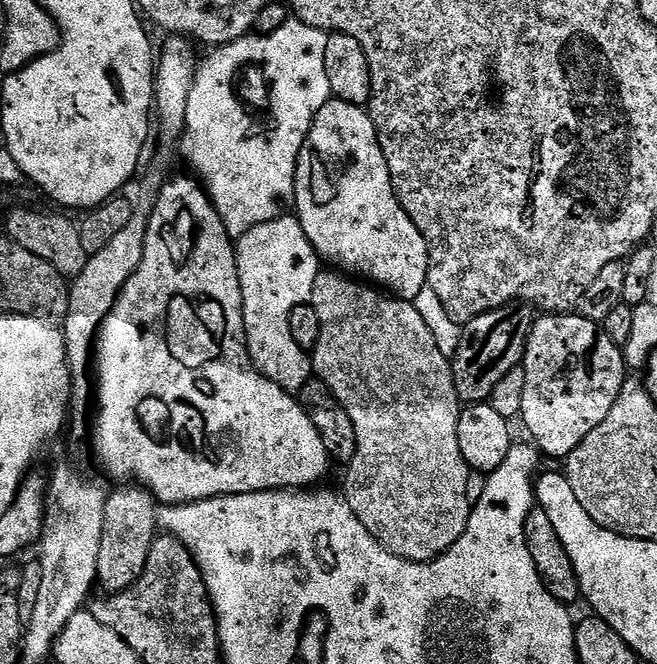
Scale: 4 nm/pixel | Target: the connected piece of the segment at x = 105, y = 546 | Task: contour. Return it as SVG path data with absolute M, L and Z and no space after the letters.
M120 486L120 488L115 492L115 490L109 491L108 501L106 502L106 510L104 511L104 521L102 522L102 546L98 546L98 570L96 571L96 579L98 581L99 587L105 593L111 594L113 592L125 592L130 586L134 586L134 582L138 582L138 578L142 578L142 570L146 570L146 558L150 558L150 546L153 540L156 539L158 535L158 525L156 523L156 513L158 511L158 501L152 497L145 488L139 486Z

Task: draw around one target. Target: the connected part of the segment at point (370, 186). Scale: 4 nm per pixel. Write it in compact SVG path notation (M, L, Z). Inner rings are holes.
M333 98L328 101L326 106L322 106L322 110L318 110L318 114L310 126L310 134L306 138L298 158L294 215L300 221L302 230L306 230L306 238L310 238L317 256L320 257L321 261L328 263L329 260L332 263L329 265L333 269L339 270L344 274L351 274L356 278L363 278L365 281L379 286L385 293L395 296L397 300L411 300L414 302L418 298L418 294L422 294L422 290L428 287L428 247L418 230L418 226L414 226L414 222L406 214L406 210L396 196L396 191L390 178L390 170L386 166L386 158L382 154L382 146L378 142L378 134L374 130L374 122L368 117L367 111L361 105L342 102Z

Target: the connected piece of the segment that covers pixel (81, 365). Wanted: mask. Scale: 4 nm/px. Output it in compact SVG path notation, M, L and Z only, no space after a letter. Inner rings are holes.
M136 200L130 222L122 229L122 234L117 234L110 241L106 250L98 250L88 258L82 274L78 274L71 281L68 290L68 313L62 325L64 333L64 345L68 355L68 367L72 369L72 379L77 393L89 391L90 380L84 375L89 375L90 365L94 360L94 345L100 334L100 328L104 325L105 318L114 310L116 299L120 291L126 286L126 282L138 270L142 262L142 250L146 246L146 230L148 229L148 218L152 215L153 201Z

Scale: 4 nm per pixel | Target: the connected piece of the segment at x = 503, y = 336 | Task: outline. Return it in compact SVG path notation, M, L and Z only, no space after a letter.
M509 306L482 314L463 325L460 345L451 362L456 393L465 405L491 401L492 391L506 378L506 374L521 367L524 347L533 323L534 312L531 307Z

